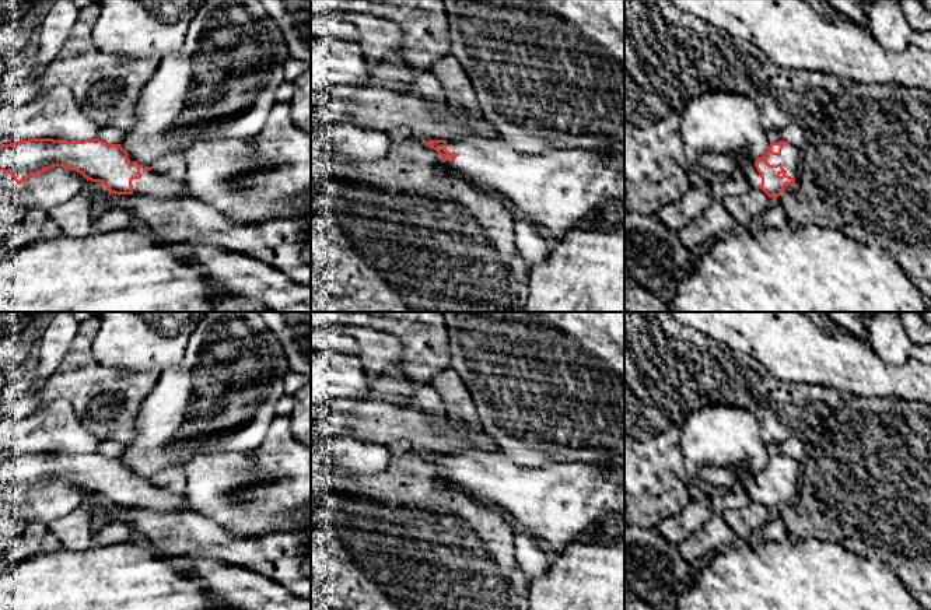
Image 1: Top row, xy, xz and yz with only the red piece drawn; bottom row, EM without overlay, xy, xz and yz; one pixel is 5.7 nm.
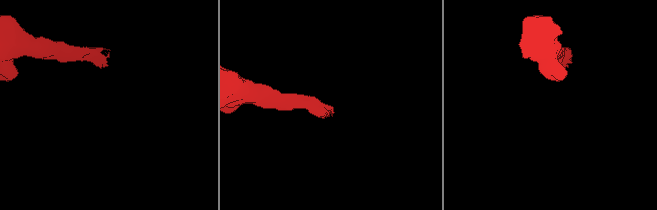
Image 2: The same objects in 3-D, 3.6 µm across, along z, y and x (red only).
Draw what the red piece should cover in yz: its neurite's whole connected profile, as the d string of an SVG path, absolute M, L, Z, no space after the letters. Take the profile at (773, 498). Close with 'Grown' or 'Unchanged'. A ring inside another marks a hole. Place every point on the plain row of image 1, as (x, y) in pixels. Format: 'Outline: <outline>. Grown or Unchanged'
Outline: M780 453L770 456L767 466L755 474L762 491L760 502L773 513L798 497L801 464Z. Grown

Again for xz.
Outline: M465 449L461 467L447 464L447 453L426 458L444 473L449 487L461 490L500 511L514 526L525 529L553 554L568 543L584 539L601 527L610 541L617 536L617 522L624 519L624 469L610 462L553 463L524 467L503 452Z. Grown

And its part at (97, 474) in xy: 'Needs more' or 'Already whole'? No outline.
Needs more

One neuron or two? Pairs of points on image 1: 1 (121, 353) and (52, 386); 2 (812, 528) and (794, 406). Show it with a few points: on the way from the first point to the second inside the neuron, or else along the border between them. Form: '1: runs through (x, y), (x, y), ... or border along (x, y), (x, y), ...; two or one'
1: border along (97, 330), (93, 356), (108, 367), (132, 371); two
2: border along (819, 445), (811, 448); two

